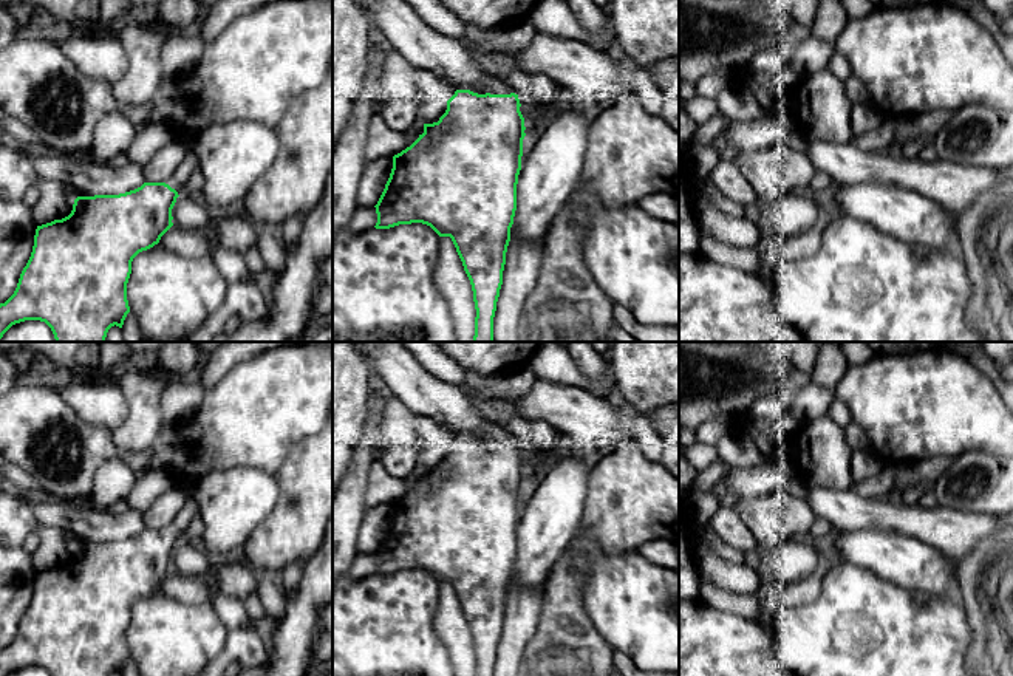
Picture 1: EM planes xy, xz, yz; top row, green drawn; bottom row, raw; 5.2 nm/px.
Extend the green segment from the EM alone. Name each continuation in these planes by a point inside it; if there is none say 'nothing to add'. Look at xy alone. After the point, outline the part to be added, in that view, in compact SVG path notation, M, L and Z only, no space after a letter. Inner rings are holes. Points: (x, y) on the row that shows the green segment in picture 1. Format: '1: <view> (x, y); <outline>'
1: xy (189, 164); M190 147L187 156L182 159L175 175L169 179L169 186L175 189L176 192L182 193L187 179L196 170L200 170L198 158Z

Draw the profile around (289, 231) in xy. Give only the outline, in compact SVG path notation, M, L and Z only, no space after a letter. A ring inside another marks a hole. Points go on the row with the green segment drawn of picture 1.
M292 215L277 229L277 234L283 240L285 246L292 246L300 238L302 229L303 229L303 217Z

